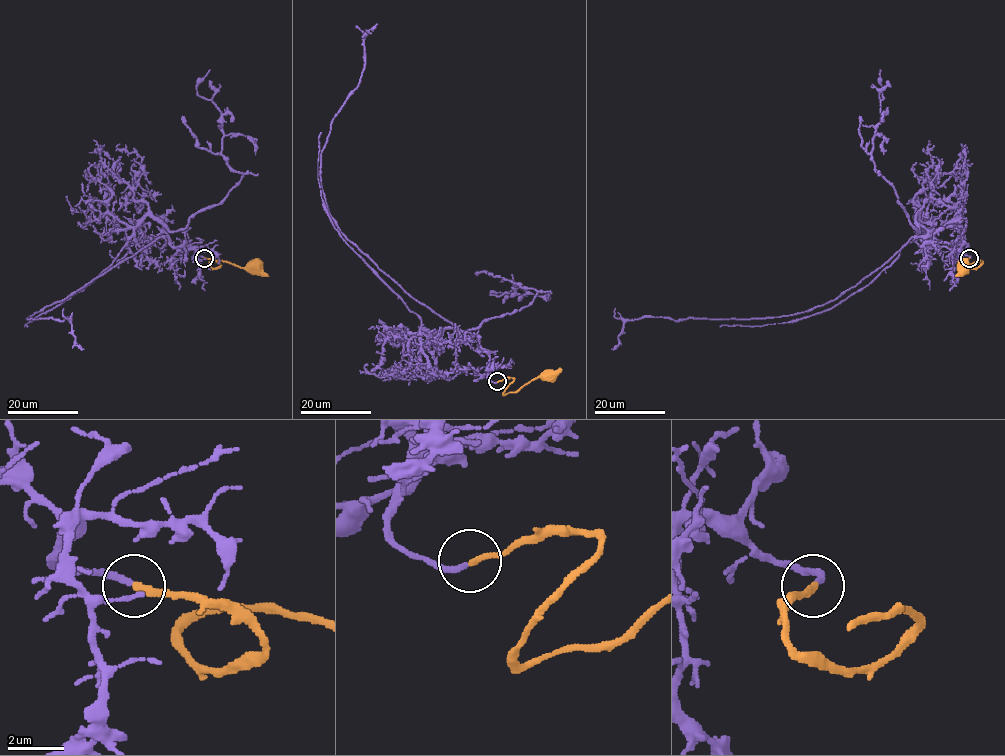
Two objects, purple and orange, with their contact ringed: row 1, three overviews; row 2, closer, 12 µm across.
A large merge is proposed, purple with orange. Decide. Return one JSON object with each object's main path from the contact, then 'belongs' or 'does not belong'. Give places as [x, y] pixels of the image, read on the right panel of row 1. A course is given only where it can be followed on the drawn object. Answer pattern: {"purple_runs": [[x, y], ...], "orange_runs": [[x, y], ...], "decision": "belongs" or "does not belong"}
{"purple_runs": [[969, 257], [912, 237], [821, 305], [764, 319], [627, 320], [611, 349]], "orange_runs": [[969, 257], [967, 265], [977, 268], [982, 263], [974, 262], [961, 269]], "decision": "belongs"}

